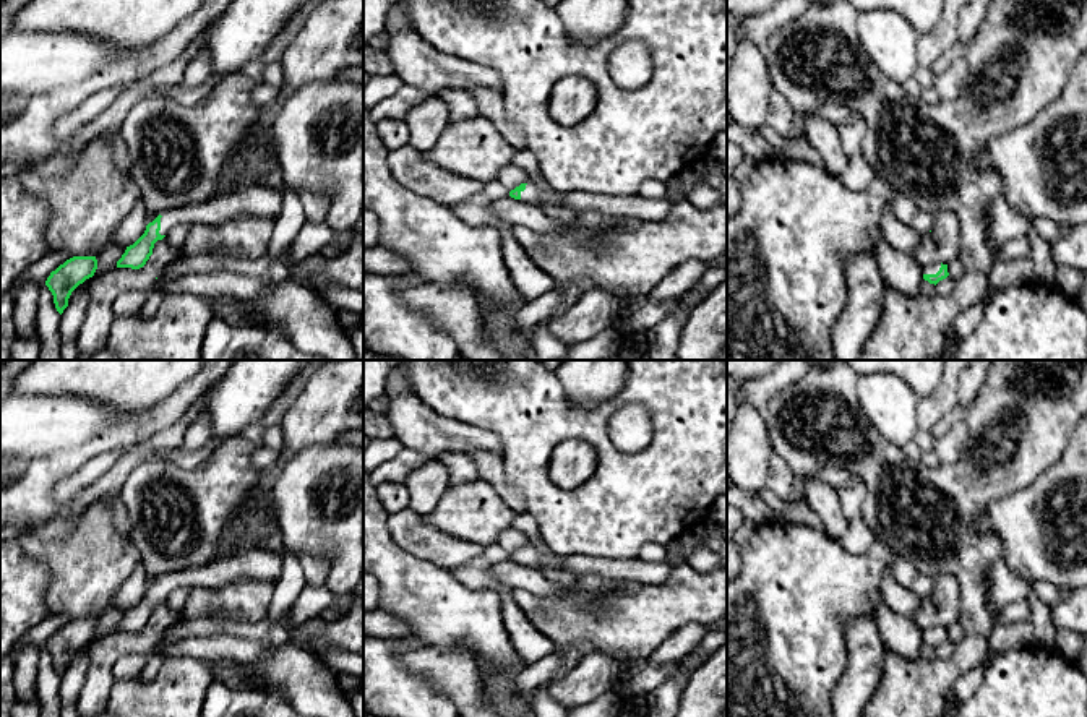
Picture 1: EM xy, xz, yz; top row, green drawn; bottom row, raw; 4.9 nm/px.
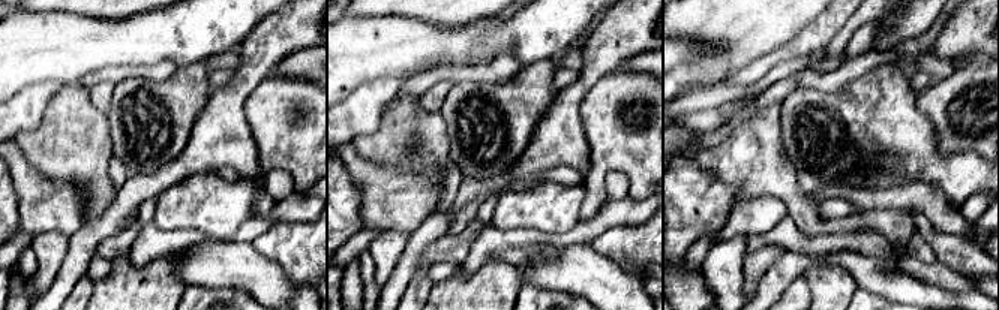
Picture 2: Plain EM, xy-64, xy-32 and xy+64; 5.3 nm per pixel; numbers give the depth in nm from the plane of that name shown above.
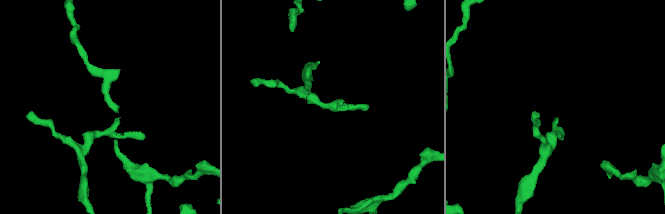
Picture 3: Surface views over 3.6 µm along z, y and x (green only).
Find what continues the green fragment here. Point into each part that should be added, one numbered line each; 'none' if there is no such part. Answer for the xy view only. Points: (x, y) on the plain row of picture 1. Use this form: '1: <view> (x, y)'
1: xy (258, 563)

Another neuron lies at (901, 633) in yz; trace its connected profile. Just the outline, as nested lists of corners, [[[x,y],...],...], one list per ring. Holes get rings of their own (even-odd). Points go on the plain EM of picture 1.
[[[879,597],[871,620],[878,626],[887,649],[907,659],[920,659],[923,634],[912,616],[892,612]]]

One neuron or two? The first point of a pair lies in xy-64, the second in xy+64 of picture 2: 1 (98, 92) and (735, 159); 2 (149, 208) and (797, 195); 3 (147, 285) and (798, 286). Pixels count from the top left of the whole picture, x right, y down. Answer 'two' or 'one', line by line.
1: two
2: two
3: two

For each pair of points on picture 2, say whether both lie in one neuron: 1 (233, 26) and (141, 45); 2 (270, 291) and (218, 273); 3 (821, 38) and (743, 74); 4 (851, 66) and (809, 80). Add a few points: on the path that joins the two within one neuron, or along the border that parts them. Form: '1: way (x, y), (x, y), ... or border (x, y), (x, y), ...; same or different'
1: way (210, 29), (192, 29), (179, 36), (164, 36); same
2: way (257, 277), (252, 273), (231, 273); same
3: way (801, 45), (777, 54), (762, 65); same
4: way (840, 77), (837, 80), (819, 80); same

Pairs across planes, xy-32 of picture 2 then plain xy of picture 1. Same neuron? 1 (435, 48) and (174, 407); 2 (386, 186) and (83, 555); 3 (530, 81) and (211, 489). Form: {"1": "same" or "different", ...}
{"1": "different", "2": "same", "3": "same"}

